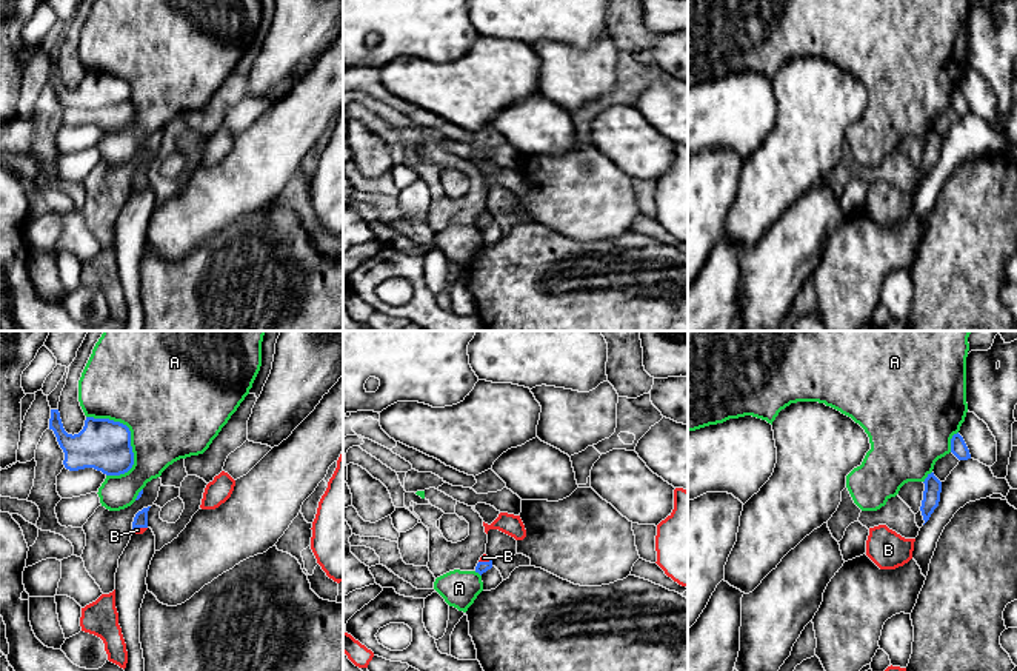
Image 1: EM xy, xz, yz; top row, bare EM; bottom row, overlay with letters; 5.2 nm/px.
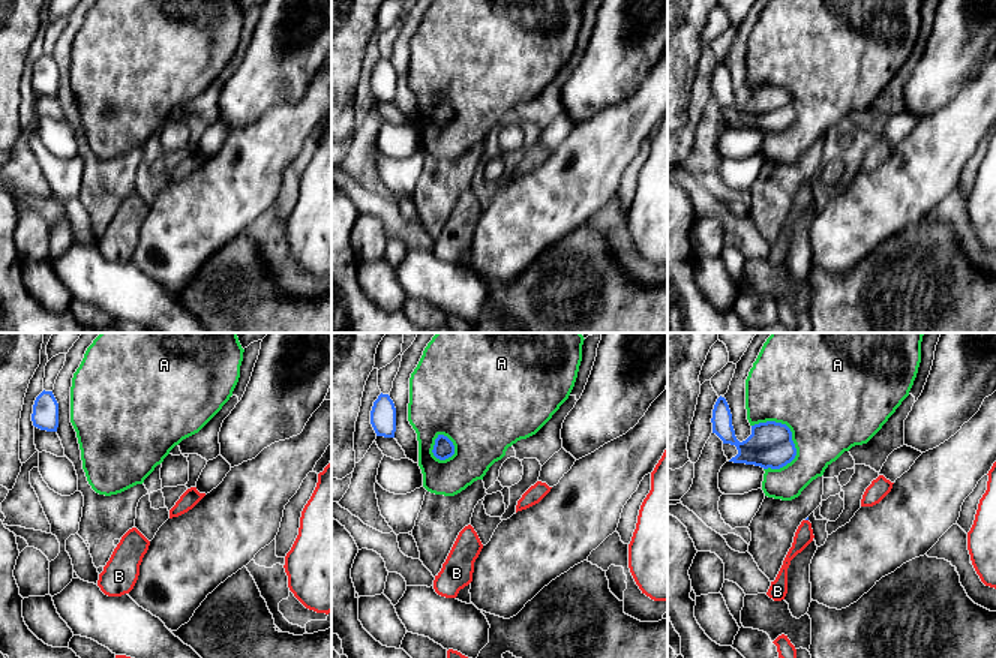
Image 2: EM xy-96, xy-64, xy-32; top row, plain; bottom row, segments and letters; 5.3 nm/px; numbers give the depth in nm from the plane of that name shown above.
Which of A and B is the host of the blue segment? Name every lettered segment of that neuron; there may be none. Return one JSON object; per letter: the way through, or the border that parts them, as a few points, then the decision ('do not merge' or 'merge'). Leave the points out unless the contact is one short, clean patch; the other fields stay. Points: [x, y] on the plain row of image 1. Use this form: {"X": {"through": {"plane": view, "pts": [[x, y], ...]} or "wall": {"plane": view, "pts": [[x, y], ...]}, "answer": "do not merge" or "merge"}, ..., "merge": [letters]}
{"A": {"answer": "do not merge"}, "B": {"through": {"plane": "xy", "pts": [[140, 176], [140, 182], [137, 185]]}, "answer": "merge"}, "merge": ["B"]}

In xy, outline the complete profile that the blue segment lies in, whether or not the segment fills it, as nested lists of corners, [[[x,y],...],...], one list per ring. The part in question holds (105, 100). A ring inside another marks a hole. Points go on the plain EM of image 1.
[[[51,65],[49,85],[65,108],[63,120],[69,126],[94,123],[106,131],[120,131],[134,120],[131,86],[109,74],[86,72],[78,89],[68,89],[58,65]]]

